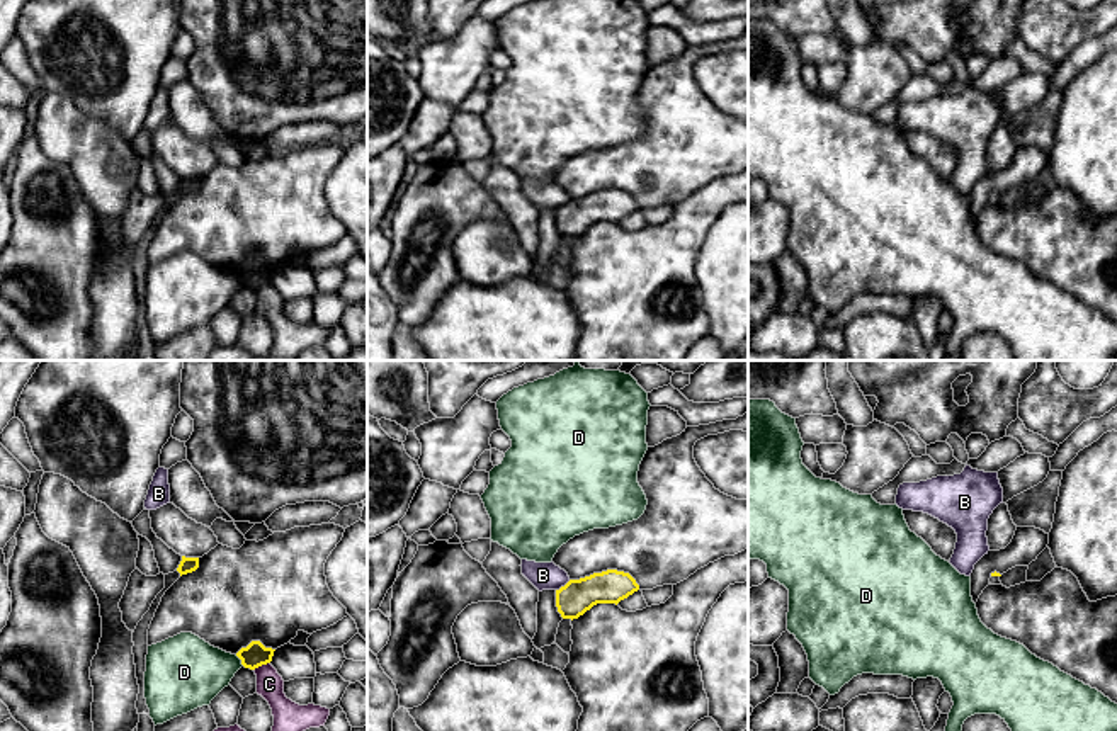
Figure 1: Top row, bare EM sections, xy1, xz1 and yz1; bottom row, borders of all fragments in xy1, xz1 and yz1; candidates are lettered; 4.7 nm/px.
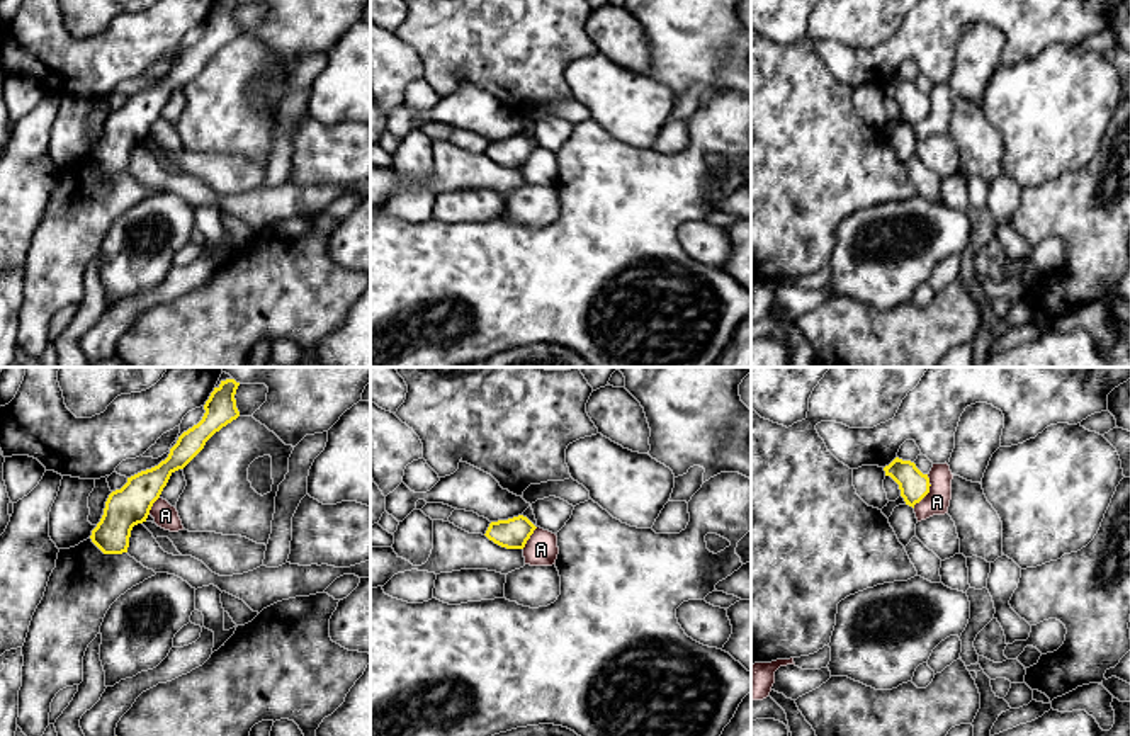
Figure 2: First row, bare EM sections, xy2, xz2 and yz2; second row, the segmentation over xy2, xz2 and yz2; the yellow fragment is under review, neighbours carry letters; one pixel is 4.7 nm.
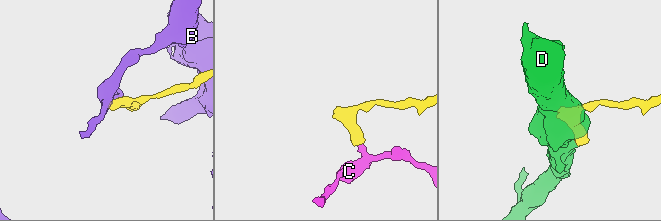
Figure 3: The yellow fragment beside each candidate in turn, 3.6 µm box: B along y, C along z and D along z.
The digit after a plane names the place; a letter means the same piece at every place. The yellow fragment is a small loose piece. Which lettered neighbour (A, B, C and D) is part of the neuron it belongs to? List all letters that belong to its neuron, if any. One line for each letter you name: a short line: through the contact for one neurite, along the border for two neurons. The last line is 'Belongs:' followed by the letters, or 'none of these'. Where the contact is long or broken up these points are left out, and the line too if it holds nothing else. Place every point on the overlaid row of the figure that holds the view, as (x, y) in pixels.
Belongs: none of these

